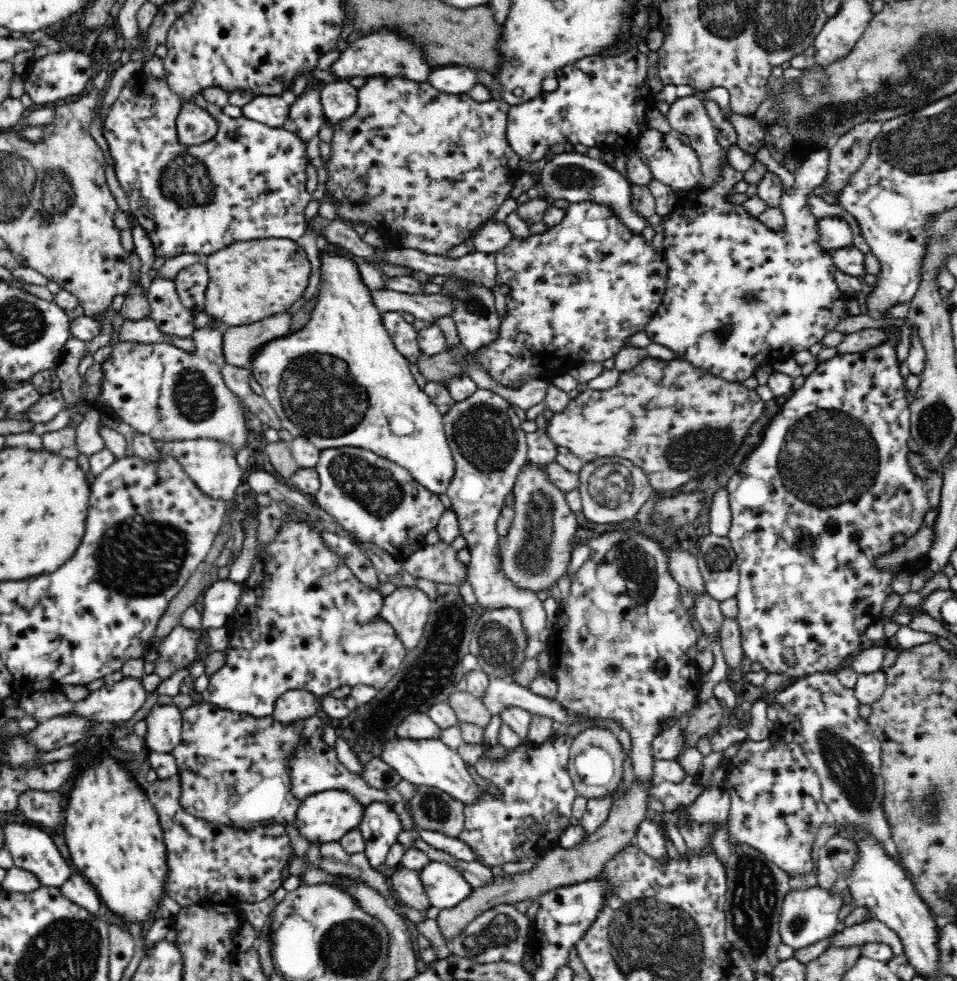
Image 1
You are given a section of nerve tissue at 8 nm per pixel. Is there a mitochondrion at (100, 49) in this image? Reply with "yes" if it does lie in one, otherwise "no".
no

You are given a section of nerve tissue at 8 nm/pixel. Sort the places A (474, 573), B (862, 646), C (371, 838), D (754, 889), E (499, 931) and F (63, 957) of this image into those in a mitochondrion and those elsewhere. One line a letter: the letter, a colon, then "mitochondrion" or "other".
A: other
B: other
C: other
D: mitochondrion
E: mitochondrion
F: mitochondrion

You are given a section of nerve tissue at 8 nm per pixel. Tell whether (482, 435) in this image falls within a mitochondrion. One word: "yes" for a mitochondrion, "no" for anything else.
yes

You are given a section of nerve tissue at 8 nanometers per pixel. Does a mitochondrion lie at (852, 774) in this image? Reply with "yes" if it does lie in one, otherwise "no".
yes

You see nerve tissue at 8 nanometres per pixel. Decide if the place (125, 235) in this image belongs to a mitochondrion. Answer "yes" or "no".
no

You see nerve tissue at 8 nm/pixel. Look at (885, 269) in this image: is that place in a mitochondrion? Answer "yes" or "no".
no

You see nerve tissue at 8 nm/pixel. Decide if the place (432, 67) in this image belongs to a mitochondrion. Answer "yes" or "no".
no

